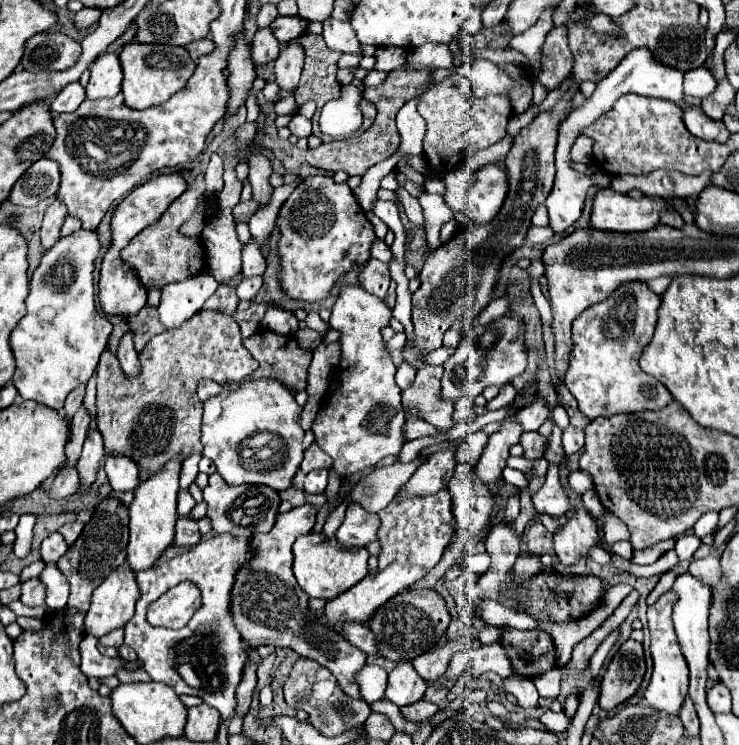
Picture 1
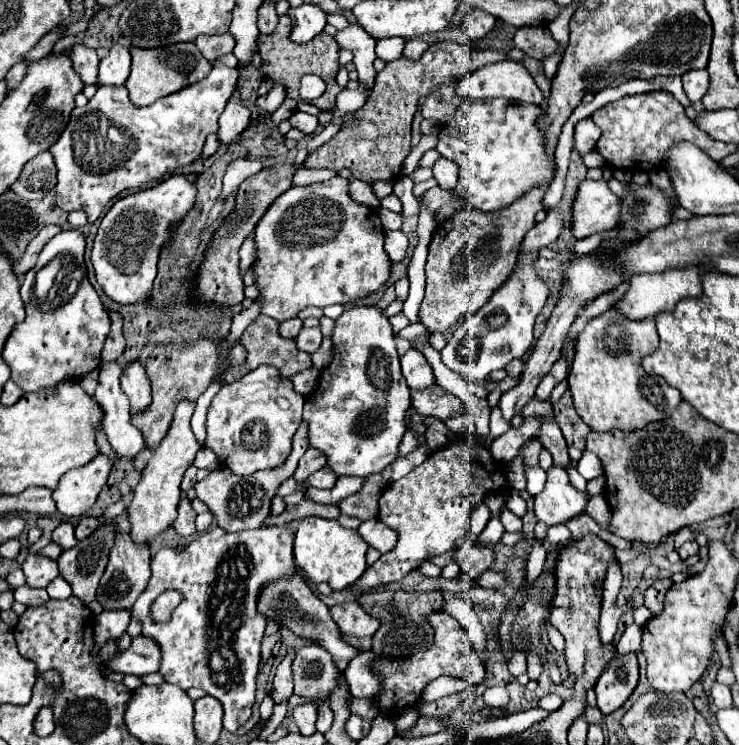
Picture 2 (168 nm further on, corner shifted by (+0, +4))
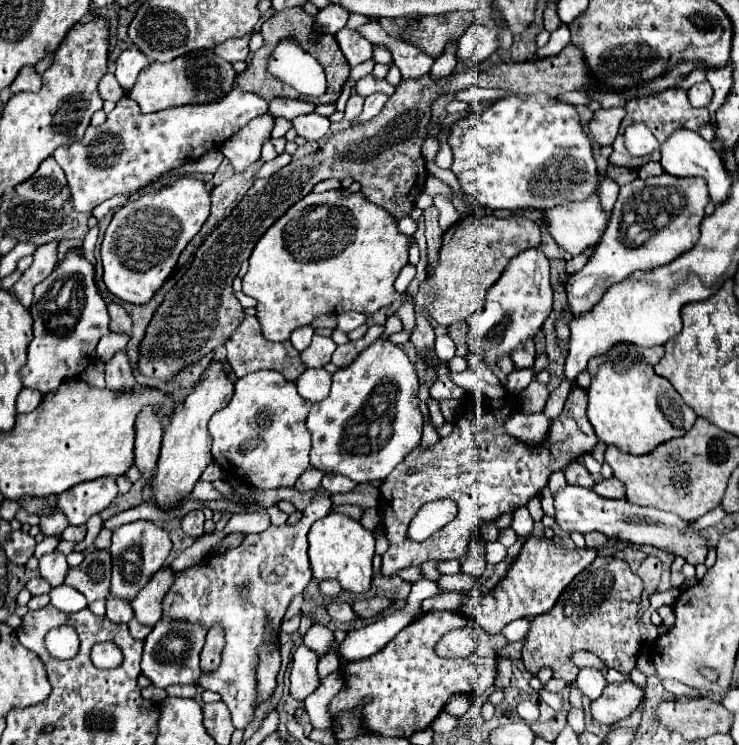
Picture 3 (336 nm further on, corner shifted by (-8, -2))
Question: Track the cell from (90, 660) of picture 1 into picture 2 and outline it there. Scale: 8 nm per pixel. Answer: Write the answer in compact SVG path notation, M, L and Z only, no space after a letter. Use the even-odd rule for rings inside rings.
M139 635L133 639L133 643L127 651L123 651L119 657L113 657L107 663L107 669L141 677L141 675L157 673L159 661L161 661L159 645L155 645L155 641L151 641L151 637Z

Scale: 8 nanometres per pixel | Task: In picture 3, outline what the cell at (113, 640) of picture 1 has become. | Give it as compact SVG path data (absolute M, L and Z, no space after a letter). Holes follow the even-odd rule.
M107 599L107 619L117 625L127 625L133 619L133 609L129 603L123 603L123 599Z

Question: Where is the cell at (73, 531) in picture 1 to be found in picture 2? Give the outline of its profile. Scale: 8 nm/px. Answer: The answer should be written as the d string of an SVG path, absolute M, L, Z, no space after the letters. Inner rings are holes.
M83 517L83 519L79 521L79 525L75 527L75 535L77 535L77 539L81 541L81 539L85 539L87 535L91 535L97 527L99 527L99 519L95 519L95 517Z

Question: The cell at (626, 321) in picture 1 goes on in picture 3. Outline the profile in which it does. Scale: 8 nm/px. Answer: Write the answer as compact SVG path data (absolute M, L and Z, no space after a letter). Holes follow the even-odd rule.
M617 343L605 355L597 355L589 361L591 387L587 391L587 417L605 445L615 445L623 453L645 455L659 443L685 435L695 423L695 411L685 405L685 401L681 405L681 397L673 385L653 371L653 359L657 363L663 351L663 347L645 349L631 343Z

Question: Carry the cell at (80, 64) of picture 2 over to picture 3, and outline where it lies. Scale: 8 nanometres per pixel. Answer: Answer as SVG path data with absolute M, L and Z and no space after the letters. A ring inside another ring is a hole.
M107 71L103 77L101 77L101 81L99 81L99 95L101 95L101 99L109 99L109 101L119 101L121 97L123 97L123 89L119 87L119 83L117 83L117 79L115 79L115 75L111 73L111 71Z

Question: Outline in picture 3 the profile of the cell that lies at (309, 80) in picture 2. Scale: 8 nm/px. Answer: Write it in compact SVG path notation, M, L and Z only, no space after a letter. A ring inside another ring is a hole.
M283 41L275 47L269 59L269 73L307 99L319 99L327 93L323 67L319 67L319 63L297 45L297 41Z

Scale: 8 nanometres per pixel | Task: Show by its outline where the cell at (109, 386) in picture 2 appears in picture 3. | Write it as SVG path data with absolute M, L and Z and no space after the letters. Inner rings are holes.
M119 351L111 361L105 363L105 383L111 391L131 391L135 387L135 371L129 365L125 351Z

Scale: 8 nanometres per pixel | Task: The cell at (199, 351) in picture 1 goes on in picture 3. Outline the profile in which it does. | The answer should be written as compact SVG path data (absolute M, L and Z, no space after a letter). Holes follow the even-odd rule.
M113 303L113 305L109 307L109 317L111 317L109 329L111 329L113 333L131 333L131 331L127 331L127 329L131 329L131 317L127 315L127 311L125 311L121 305Z

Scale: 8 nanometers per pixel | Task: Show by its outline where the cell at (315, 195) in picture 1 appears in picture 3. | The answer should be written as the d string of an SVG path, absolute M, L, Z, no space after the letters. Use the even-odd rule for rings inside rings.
M333 189L319 195L309 193L257 241L249 257L249 271L243 277L243 291L257 299L257 319L261 321L265 339L287 341L295 327L311 325L311 319L317 315L341 311L371 315L381 307L391 305L397 299L393 283L407 263L407 251L409 237L399 233L395 219L381 207L369 203L363 193L347 193L345 189Z

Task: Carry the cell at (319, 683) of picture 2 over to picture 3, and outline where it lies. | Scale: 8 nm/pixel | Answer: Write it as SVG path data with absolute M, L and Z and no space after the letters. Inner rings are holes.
M313 625L313 627L307 631L307 635L303 637L303 643L305 643L313 653L317 653L319 657L323 657L323 655L327 655L327 653L331 651L333 641L335 641L333 633L331 633L327 627L323 627L323 625Z

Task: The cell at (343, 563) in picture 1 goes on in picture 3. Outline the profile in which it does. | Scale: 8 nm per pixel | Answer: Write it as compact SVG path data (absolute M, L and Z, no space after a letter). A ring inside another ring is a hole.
M329 513L319 519L309 531L309 561L311 571L317 581L337 579L345 591L367 593L371 585L371 559L375 549L375 537L371 531L363 529L359 521L353 521L339 513Z

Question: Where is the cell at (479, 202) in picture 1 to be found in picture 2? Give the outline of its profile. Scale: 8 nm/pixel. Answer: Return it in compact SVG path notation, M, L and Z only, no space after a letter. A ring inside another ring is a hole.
M507 99L463 101L453 119L441 129L437 151L457 163L459 183L455 191L481 211L497 211L511 205L531 189L549 187L557 173L555 155L545 151L545 135L535 125L543 109L531 103Z

